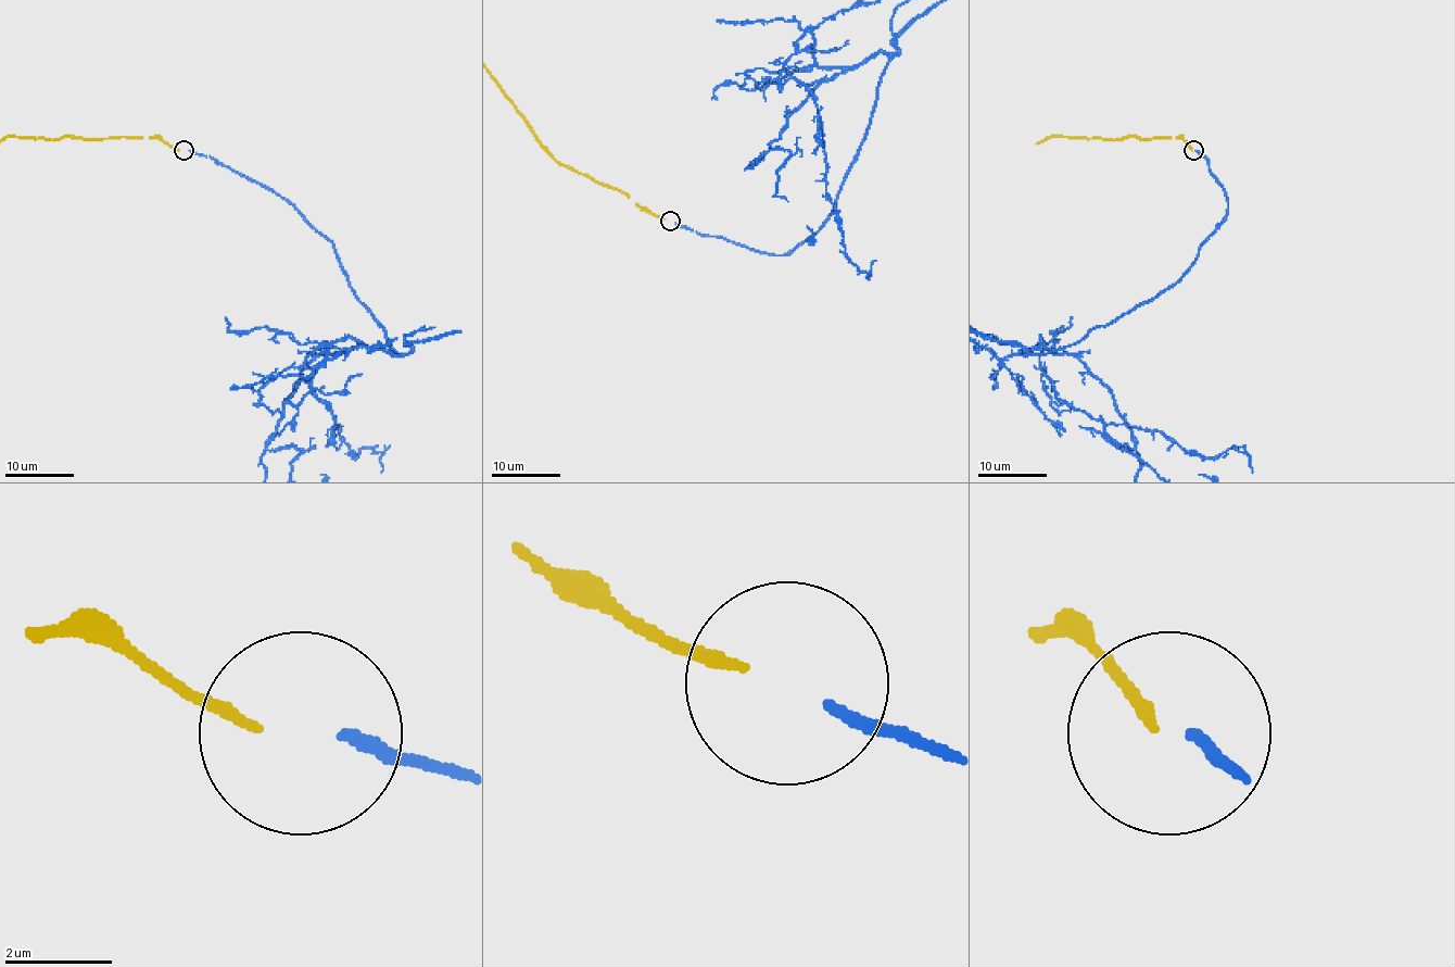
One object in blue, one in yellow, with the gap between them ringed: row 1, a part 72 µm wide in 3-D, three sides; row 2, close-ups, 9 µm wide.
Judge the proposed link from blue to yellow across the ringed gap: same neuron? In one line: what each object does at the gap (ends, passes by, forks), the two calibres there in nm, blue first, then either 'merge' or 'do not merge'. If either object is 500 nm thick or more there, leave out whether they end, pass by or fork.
blue ends there; yellow ends there; 220 nm thick on the blue side, 200 nm on the other; merge

